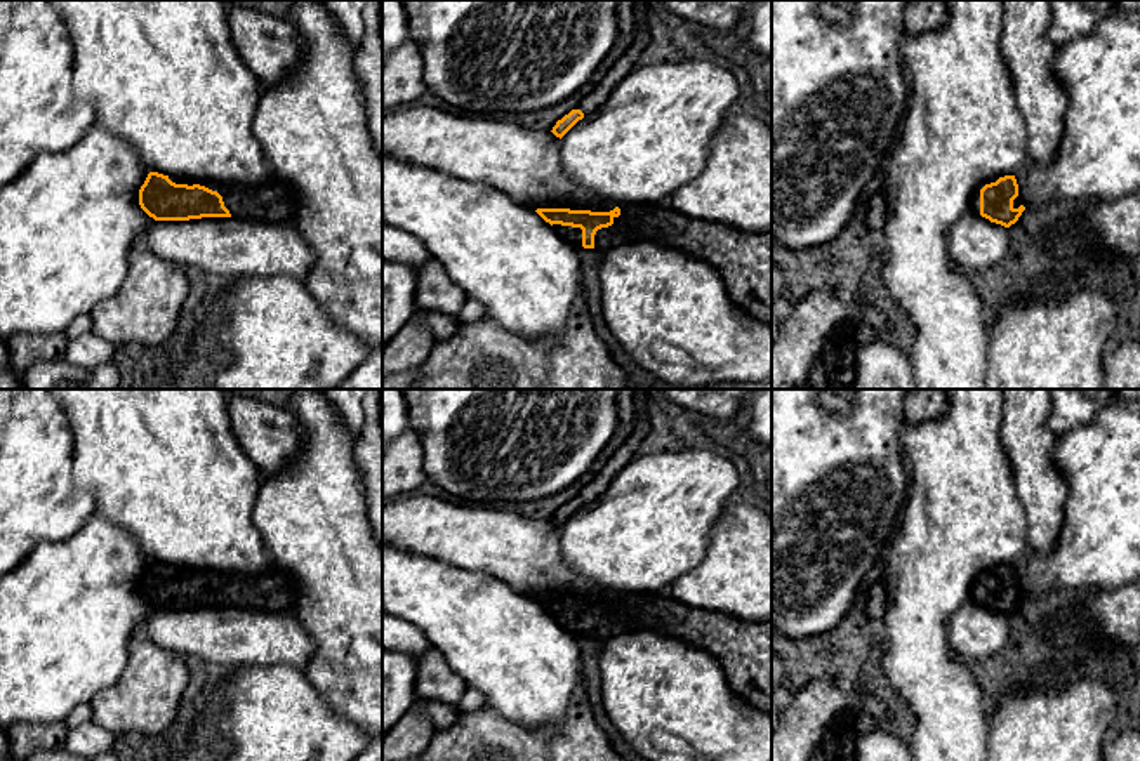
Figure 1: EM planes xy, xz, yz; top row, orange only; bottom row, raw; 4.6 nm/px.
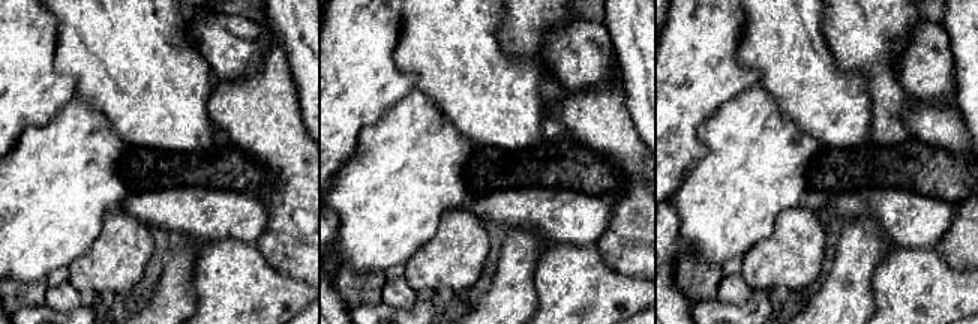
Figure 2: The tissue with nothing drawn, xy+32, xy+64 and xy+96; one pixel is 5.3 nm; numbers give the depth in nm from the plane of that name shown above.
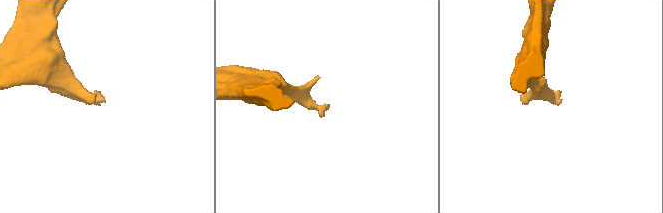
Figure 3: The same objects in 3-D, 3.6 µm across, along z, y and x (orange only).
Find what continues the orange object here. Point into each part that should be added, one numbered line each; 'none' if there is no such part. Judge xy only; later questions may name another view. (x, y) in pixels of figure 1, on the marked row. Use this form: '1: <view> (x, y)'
1: xy (275, 202)

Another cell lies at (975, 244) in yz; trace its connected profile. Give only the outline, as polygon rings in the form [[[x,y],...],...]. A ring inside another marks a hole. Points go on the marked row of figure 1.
[[[970,208],[956,219],[947,235],[951,259],[970,276],[1001,262],[1008,248],[1008,229],[977,215]]]

